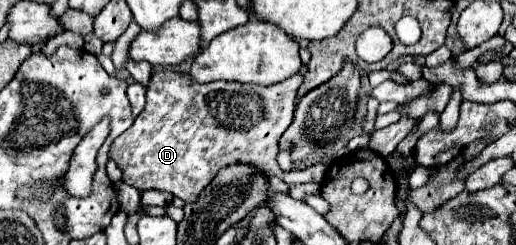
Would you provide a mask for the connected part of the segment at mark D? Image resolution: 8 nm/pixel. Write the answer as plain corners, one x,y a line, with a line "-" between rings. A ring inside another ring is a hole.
156,70
150,84
148,84
148,92
146,92
146,108
140,112
140,116
134,120
134,124
122,132
110,146
110,160
114,160
118,164
118,168
122,170
122,180
130,186
134,186
136,190
144,192
144,190
162,190
162,192
168,192
184,202
196,202
196,198
202,194
202,190
214,180
214,176
218,174
220,168
232,164
232,162
246,162
246,164
252,164
260,170
264,170
268,176
278,176
282,178
286,184
304,184
304,182
322,182
326,178
326,170
328,166
324,164
316,164
316,166
310,166
310,168
304,168
304,170
298,170
298,172
284,172
278,164
276,164
276,156
280,152
278,147
278,141
280,134
284,134
284,130
290,126
292,122
292,110
296,108
296,92
302,84
302,76
300,74
294,74
290,78
286,78
284,82
276,82
272,86
258,86
258,84
238,84
238,82
208,82
208,84
198,84
198,82
192,82
188,78
188,74
180,74
176,70

